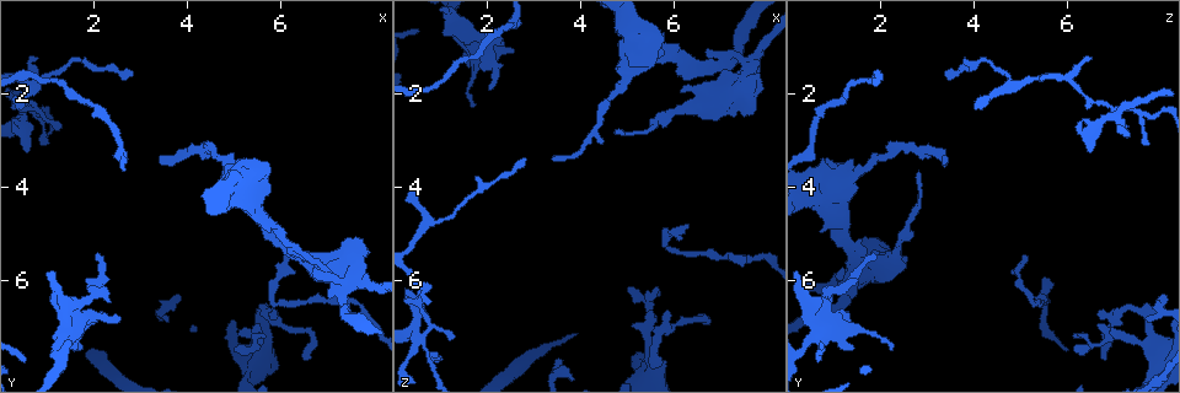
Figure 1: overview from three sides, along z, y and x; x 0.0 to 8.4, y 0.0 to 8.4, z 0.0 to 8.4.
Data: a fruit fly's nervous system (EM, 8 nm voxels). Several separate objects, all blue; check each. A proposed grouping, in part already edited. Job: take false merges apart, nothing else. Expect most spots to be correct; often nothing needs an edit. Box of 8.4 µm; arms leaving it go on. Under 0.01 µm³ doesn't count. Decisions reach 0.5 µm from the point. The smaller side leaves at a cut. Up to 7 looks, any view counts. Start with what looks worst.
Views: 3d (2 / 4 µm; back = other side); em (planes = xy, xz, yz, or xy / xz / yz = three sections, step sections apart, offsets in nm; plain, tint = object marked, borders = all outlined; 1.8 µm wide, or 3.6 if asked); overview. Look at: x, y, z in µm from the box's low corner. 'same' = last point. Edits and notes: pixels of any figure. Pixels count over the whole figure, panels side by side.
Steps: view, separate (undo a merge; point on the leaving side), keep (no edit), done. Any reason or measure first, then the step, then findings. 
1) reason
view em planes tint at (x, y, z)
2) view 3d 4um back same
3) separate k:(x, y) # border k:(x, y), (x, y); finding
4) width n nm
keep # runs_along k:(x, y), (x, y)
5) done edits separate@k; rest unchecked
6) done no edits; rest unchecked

sharp bend
view em 3.6um planes tint at (0.65, 2.35, 7.20)

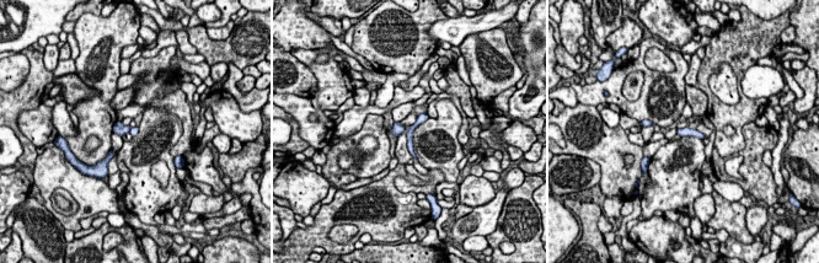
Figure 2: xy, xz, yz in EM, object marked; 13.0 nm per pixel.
separate 2:(118, 128) # border 2:(130, 128), (128, 132); two cells meet here

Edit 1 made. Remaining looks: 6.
a narrow waist
view 3d 4um at (6.55, 7.05, 6.80)

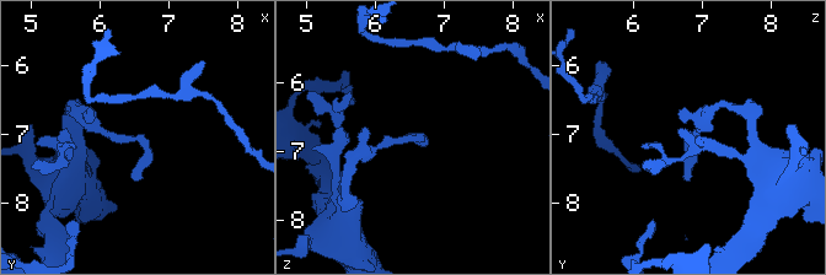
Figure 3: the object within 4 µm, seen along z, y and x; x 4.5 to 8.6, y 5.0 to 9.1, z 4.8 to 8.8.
shape alone is not enough
view em xz step 4 tint at (6.55, 7.10, 6.85)

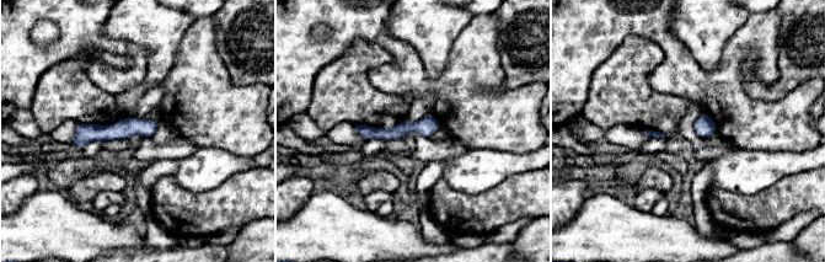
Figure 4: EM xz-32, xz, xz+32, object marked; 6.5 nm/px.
keep # runs_along 4:(155, 123), (86, 133), (75, 143); one cell here

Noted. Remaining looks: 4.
side arm on a straight run
view em planes tint at (6.00, 5.05, 1.30)

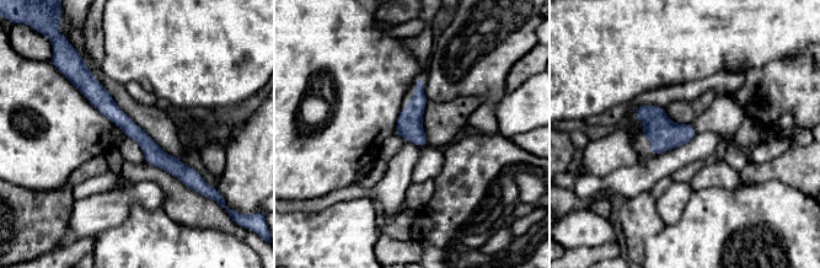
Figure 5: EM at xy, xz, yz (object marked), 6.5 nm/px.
width 120 nm
keep # runs_along 5:(90, 80), (91, 89), (192, 185); all the same cell

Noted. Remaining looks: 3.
done edits separate@2; rest unchecked

